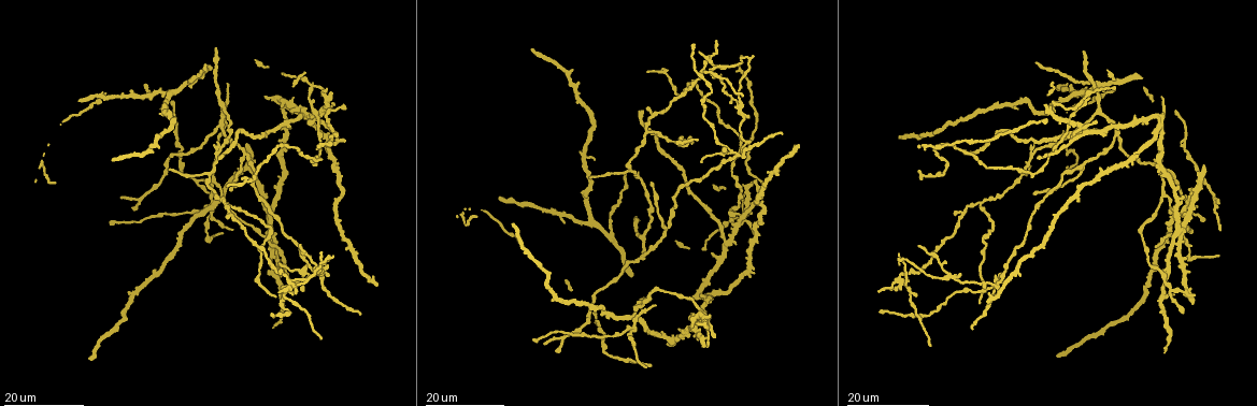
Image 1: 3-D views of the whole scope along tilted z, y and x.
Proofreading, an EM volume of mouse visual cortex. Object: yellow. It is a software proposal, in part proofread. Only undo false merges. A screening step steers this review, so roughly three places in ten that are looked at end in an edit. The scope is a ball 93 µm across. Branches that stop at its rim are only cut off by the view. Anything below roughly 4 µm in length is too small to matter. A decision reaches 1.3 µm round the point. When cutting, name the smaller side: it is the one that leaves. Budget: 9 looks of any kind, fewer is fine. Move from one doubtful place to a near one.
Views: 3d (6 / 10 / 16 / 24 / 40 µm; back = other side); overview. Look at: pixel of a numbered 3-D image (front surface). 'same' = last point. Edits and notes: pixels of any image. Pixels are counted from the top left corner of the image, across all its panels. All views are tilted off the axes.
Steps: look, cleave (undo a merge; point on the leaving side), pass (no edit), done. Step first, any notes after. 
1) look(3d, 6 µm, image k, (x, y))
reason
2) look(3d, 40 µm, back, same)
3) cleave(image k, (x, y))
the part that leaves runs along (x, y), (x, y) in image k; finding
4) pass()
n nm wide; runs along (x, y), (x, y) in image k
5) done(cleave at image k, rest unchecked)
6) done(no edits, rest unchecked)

look(3d, 24 µm, image 1, (1097, 84))
a fork

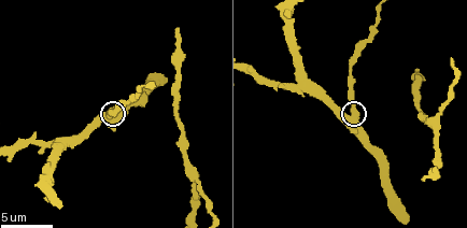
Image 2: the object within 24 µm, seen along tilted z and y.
look(3d, 6 µm, image 2, (348, 117))

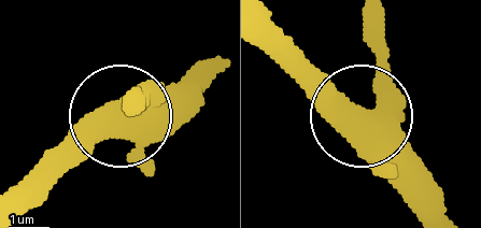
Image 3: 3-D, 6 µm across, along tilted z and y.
pass()
one neuron here

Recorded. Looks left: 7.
look(3d, 10 µm, image 2, (376, 156))
a fork

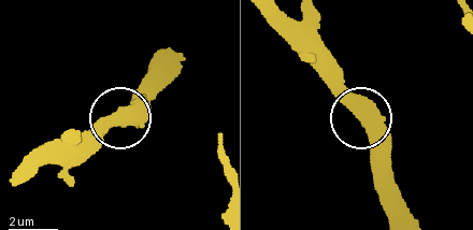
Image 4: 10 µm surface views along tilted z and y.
pass()
440 nm wide; one neuron here

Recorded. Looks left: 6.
look(3d, 10 µm, image 2, (299, 83))
arms part here

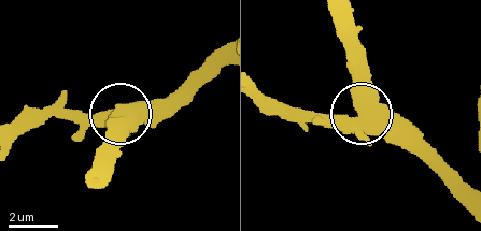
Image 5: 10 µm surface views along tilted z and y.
pass()
580 nm wide; one neuron here

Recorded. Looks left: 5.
look(3d, 16 µm, image 1, (738, 108))
four or more arms meet

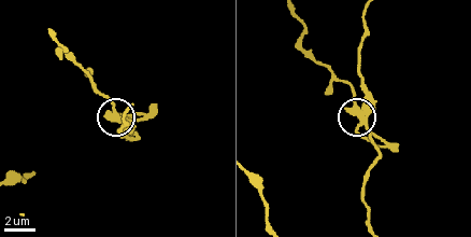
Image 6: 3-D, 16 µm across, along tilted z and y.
look(3d, 6 µm, image 6, (122, 121))
zoom in

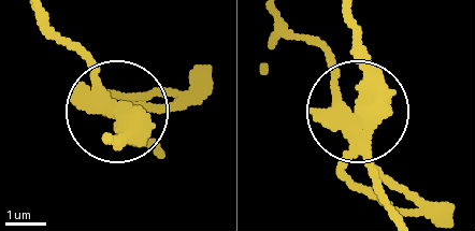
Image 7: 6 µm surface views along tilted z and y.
cleave(image 7, (134, 116))
the part that leaves runs along (362, 130), (353, 13) in image 7; a second neuron is stuck on

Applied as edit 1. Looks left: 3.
done(cleave at image 7, rest unchecked)

